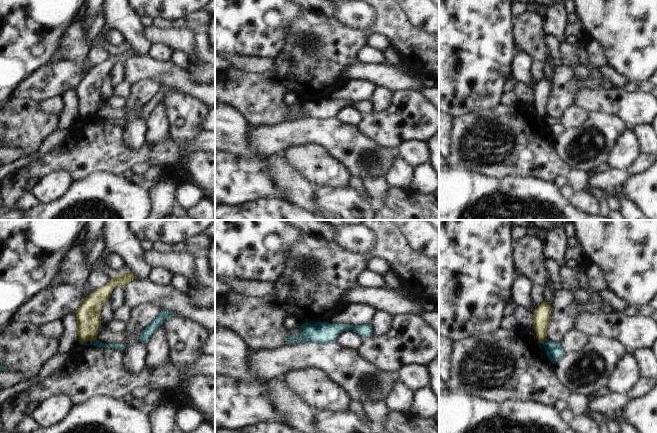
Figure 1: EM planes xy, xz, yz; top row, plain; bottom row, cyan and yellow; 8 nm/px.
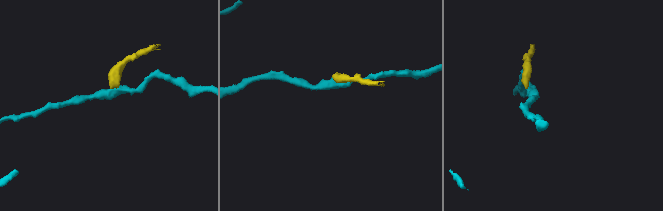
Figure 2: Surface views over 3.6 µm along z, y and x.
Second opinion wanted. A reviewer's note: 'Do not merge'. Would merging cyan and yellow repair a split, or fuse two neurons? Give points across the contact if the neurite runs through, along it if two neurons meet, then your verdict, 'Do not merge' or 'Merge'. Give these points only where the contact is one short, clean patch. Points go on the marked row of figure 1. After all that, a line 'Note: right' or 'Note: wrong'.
Boundary: xy (96, 339), (90, 342). Do not merge
Note: right

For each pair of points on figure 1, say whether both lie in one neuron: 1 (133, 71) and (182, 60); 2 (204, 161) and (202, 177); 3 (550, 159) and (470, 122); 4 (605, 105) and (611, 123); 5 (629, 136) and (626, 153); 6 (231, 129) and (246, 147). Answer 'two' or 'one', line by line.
1: two
2: one
3: one
4: two
5: one
6: one

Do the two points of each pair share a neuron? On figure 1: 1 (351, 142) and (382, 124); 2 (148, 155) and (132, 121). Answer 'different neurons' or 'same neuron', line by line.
1: different neurons
2: different neurons

